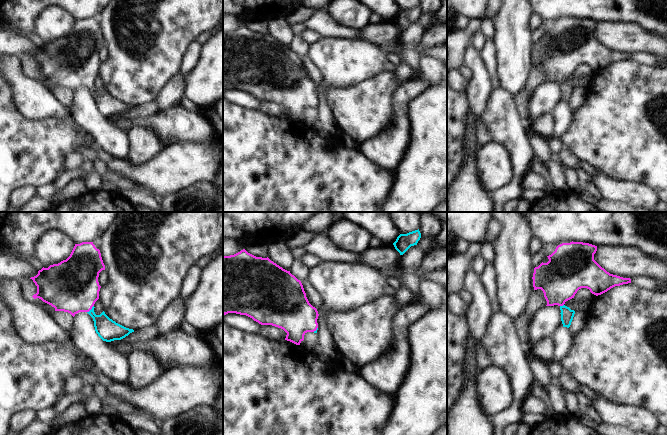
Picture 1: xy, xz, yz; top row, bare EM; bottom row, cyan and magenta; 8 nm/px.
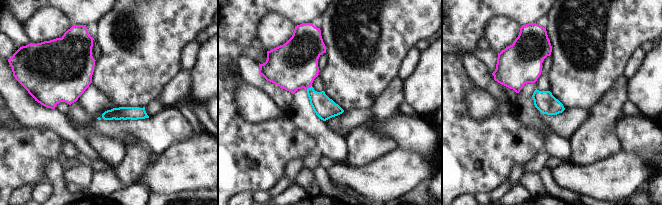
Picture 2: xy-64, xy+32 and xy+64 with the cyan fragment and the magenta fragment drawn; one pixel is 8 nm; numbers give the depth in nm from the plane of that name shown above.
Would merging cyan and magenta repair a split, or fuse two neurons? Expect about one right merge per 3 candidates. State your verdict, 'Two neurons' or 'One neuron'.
One neuron

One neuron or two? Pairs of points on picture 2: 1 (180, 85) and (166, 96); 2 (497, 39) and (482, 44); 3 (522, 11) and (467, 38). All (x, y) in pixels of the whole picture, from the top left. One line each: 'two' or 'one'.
1: one
2: two
3: one

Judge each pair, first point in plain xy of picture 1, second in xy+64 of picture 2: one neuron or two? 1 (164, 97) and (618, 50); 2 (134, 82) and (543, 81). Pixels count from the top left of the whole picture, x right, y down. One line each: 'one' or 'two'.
1: two
2: two

